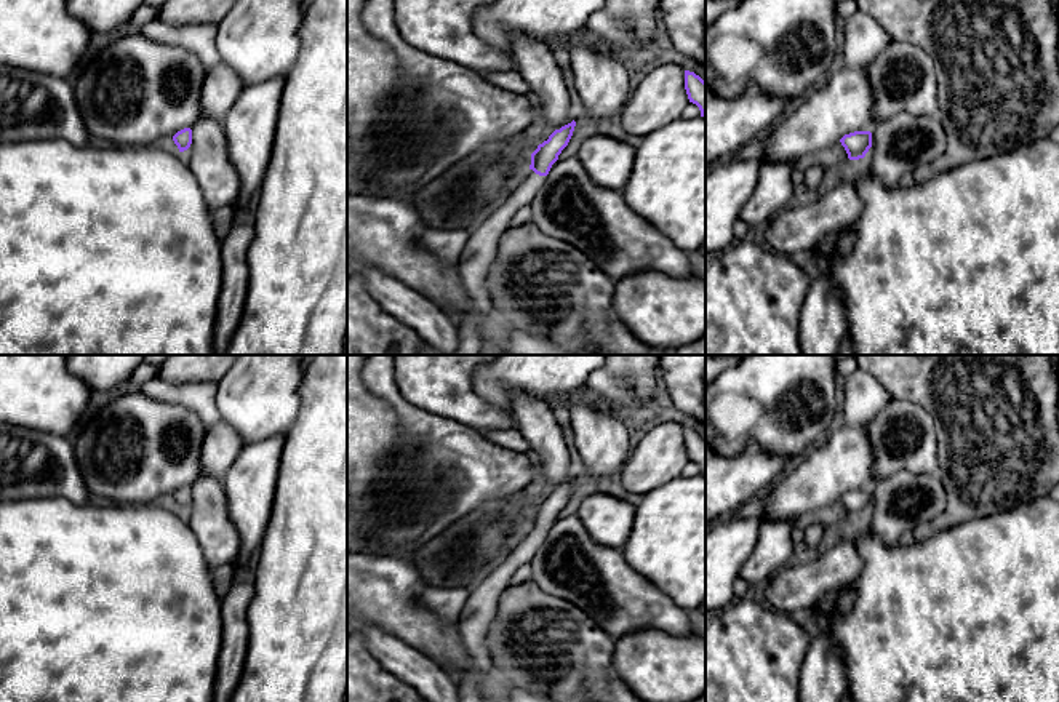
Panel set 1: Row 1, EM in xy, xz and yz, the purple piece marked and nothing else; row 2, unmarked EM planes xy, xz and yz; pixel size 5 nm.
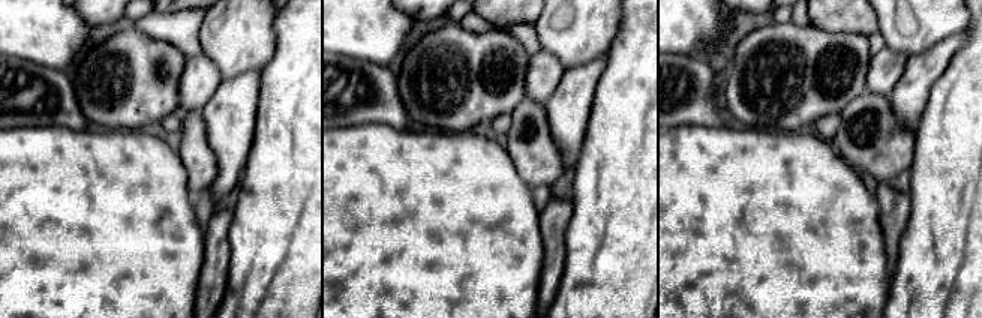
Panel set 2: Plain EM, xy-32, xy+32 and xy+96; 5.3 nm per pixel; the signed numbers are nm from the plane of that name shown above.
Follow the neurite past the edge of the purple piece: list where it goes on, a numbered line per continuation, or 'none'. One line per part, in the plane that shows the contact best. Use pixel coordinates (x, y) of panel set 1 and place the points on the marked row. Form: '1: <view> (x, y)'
1: xz (477, 256)

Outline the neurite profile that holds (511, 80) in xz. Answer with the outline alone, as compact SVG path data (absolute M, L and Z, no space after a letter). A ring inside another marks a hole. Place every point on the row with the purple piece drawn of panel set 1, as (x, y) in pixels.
M517 69L506 72L483 72L482 77L501 90L517 94L530 94L530 85L517 72Z

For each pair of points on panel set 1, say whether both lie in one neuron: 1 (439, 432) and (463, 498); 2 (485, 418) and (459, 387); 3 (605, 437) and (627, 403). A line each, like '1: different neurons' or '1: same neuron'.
1: same neuron
2: same neuron
3: different neurons

